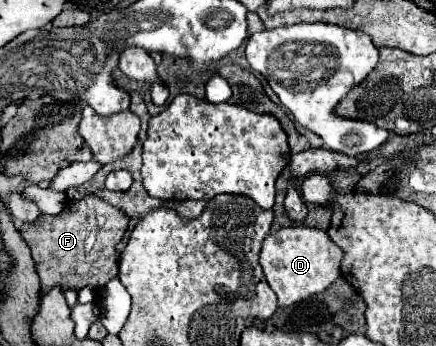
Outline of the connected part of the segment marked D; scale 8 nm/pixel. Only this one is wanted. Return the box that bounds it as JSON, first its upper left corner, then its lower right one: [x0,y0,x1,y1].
[260,226,342,306]

